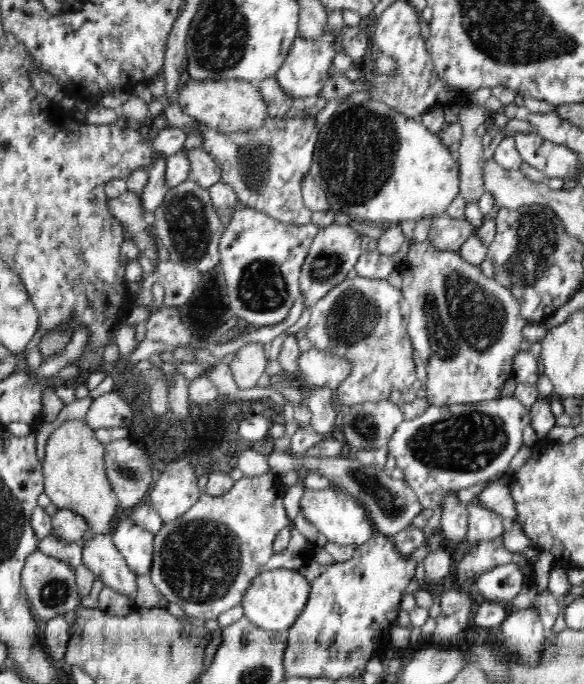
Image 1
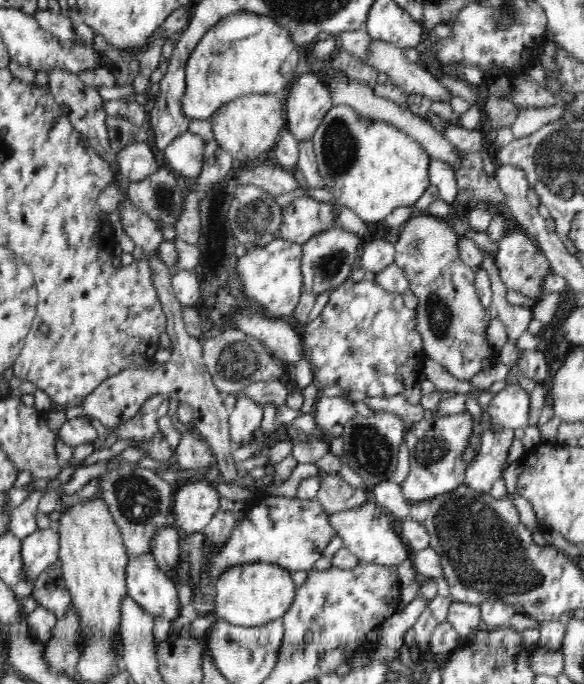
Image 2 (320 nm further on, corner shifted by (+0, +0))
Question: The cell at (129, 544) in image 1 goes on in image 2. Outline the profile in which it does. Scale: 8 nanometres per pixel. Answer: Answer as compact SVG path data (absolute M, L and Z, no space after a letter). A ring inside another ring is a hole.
M152 553L142 554L142 556L128 556L126 582L128 596L154 618L161 616L173 621L179 617L178 586L158 568L158 563Z

